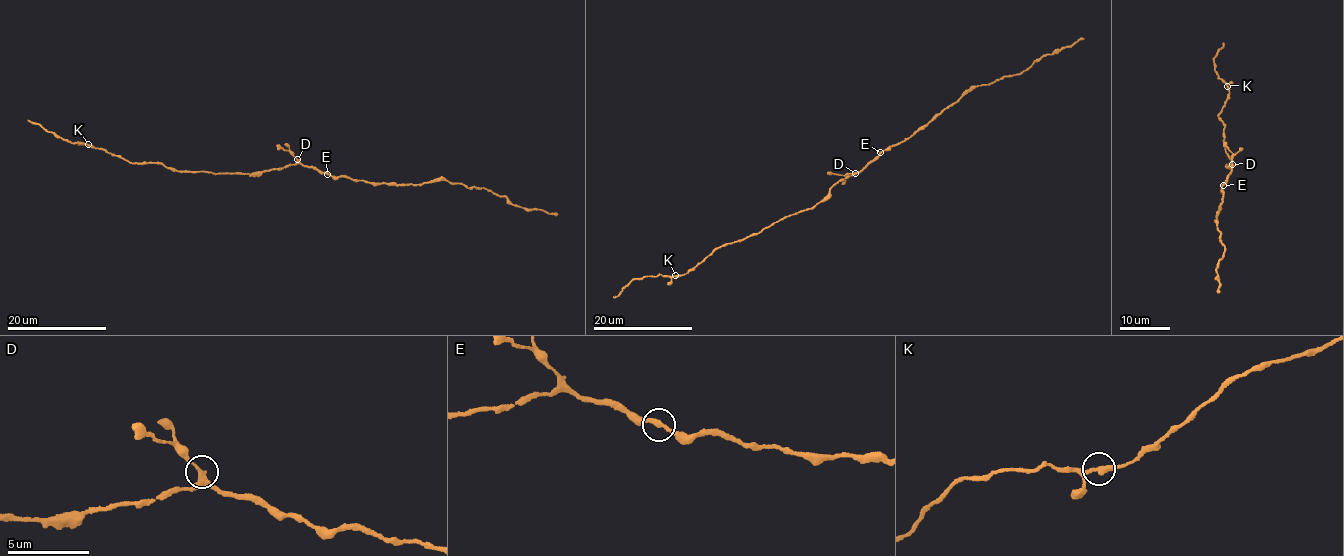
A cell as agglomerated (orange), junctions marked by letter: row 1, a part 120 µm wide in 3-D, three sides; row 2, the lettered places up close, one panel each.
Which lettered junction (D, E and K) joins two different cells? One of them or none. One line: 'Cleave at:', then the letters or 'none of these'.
Cleave at: D

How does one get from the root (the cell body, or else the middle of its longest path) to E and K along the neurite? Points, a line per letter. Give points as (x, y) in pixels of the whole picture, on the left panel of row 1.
E: (288, 165), (314, 166), (327, 174)
K: (288, 165), (252, 174), (180, 172), (162, 164), (130, 163), (88, 144)

